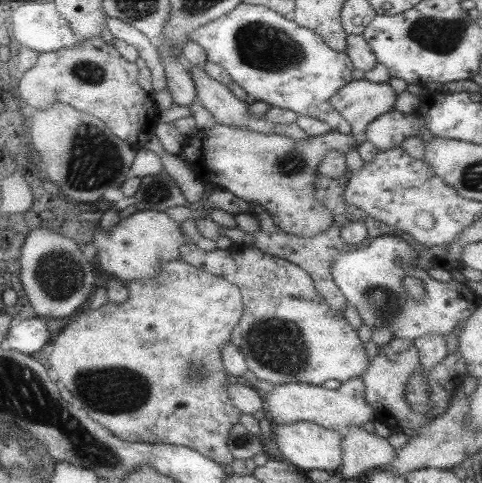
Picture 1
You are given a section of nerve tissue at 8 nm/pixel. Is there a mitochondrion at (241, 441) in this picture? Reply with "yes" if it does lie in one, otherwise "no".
yes

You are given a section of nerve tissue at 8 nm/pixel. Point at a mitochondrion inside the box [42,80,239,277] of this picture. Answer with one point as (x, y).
(96, 160)

